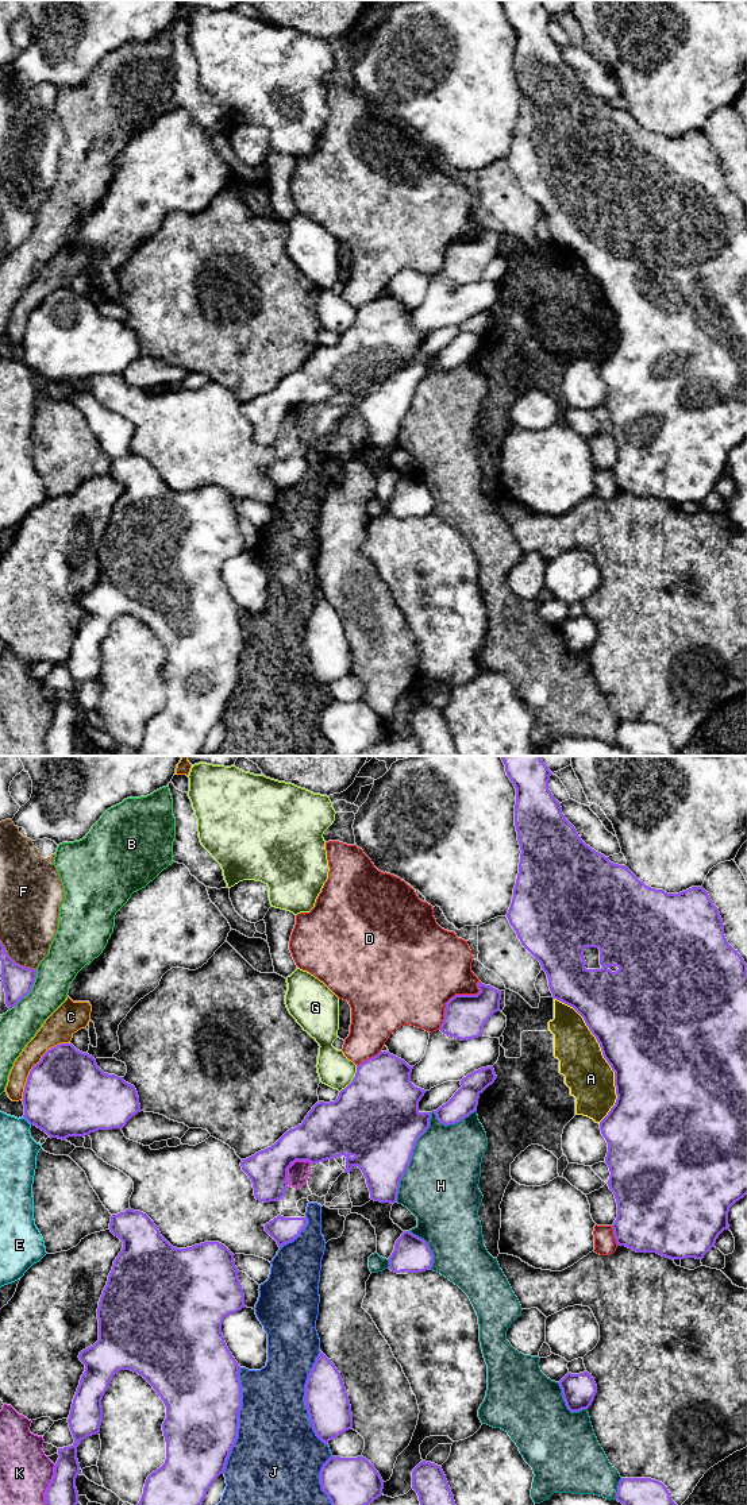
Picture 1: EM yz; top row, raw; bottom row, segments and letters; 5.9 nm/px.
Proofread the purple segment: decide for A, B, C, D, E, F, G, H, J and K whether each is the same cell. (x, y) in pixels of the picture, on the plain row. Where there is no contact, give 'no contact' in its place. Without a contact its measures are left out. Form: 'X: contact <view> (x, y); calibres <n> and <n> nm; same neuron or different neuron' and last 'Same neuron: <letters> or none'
A: contact yz (604, 301); calibres 500 and 280 nm; different neuron
B: contact yz (30, 235); calibres 180 and 220 nm; different neuron
C: contact yz (34, 309); calibres 480 and 170 nm; different neuron
D: contact yz (455, 239); calibres 260 and 480 nm; different neuron
E: contact yz (26, 363); calibres 460 and 220 nm; different neuron
F: contact yz (20, 209); calibres 180 and 340 nm; different neuron
G: contact yz (353, 323); calibres 480 and 200 nm; same neuron
H: contact yz (423, 377); calibres 460 and 420 nm; different neuron
J: contact yz (238, 664); calibres 460 and 460 nm; different neuron
K: contact yz (47, 732); calibres 200 and 300 nm; different neuron
Same neuron: G

